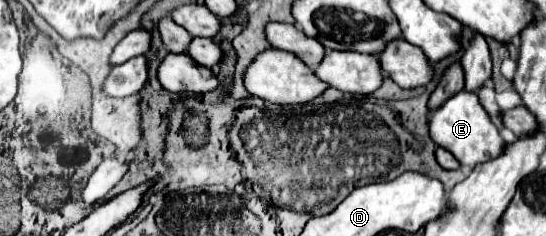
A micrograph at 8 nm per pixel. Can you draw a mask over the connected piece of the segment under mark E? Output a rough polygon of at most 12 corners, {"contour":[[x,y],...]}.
{"contour":[[477,95],[429,111],[429,133],[463,167],[505,147]]}

